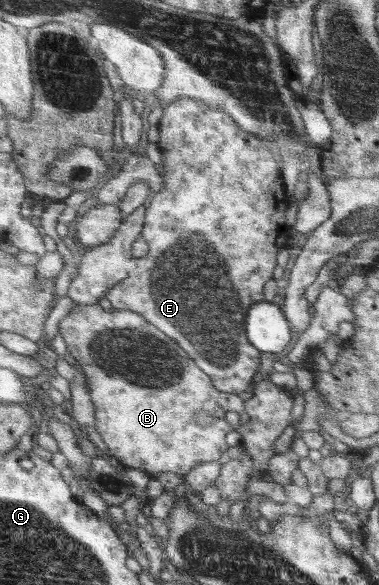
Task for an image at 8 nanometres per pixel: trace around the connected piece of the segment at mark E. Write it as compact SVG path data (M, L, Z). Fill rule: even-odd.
M178 98L170 105L163 106L163 114L157 125L159 128L159 140L157 146L162 156L163 168L165 175L162 177L163 182L160 192L154 193L146 203L145 222L141 231L141 236L149 245L148 253L142 259L134 259L134 271L128 273L128 277L124 281L119 281L113 285L106 293L105 297L111 301L114 310L134 310L136 313L142 314L146 321L153 322L155 326L163 334L181 345L182 349L192 357L192 361L201 369L210 375L213 386L224 393L242 393L248 391L246 387L255 379L256 369L258 369L258 349L248 340L248 334L245 332L246 313L254 303L262 302L262 287L266 281L272 279L272 271L276 267L276 255L278 251L286 245L290 231L286 225L286 208L288 207L289 198L284 193L283 179L280 179L280 169L278 169L278 161L272 159L269 149L264 149L267 143L264 143L256 135L244 131L234 118L230 117L227 111L222 108L215 108L212 105L202 103L198 100L190 98Z

